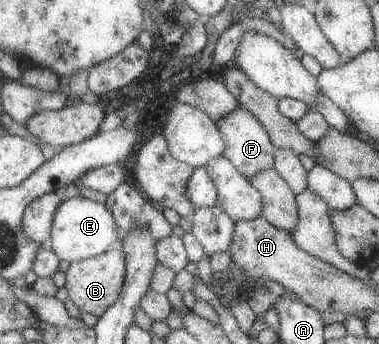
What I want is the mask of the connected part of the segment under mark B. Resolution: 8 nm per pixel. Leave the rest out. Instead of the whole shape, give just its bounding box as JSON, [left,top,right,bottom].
[66,246,127,317]

